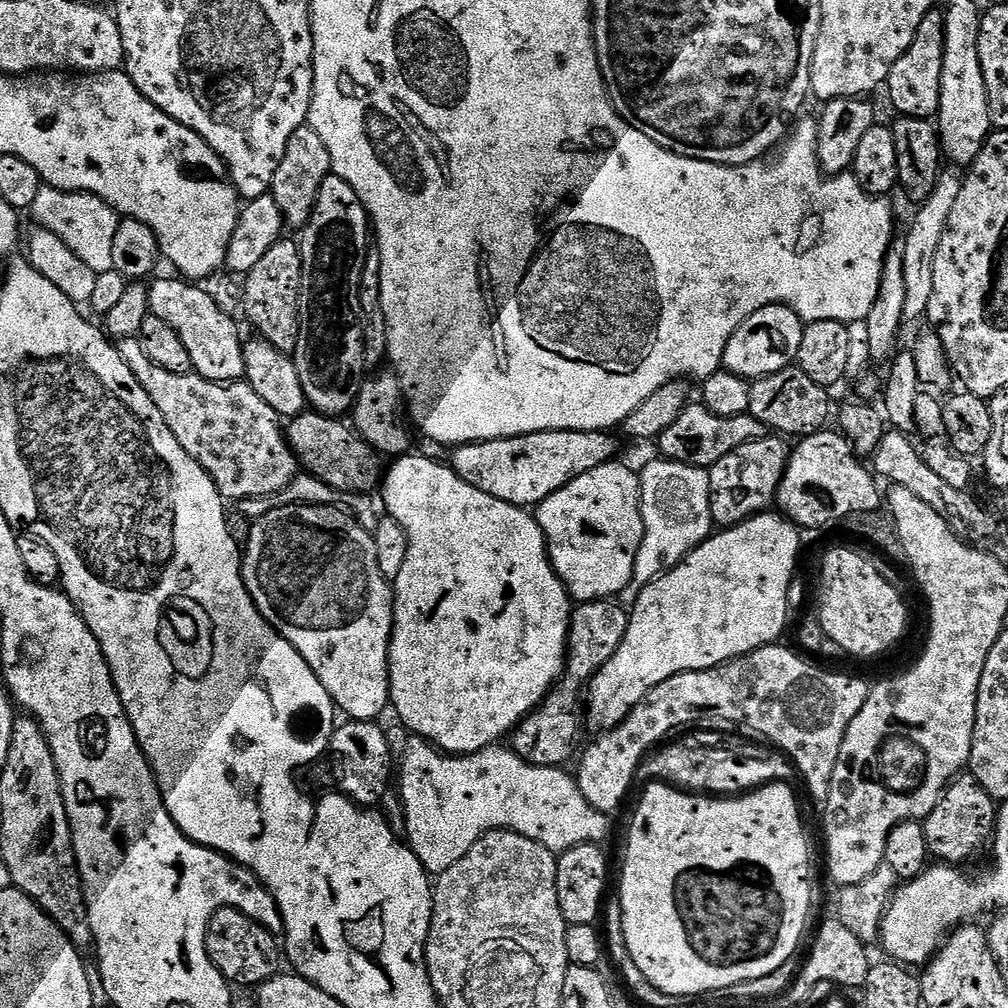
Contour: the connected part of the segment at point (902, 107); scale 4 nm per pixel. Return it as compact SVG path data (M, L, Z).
M934 10L922 18L922 26L918 26L918 34L914 34L914 42L910 42L910 50L894 62L888 75L886 91L888 100L901 116L913 116L923 120L932 120L940 111L942 98L942 62L944 61L944 13Z

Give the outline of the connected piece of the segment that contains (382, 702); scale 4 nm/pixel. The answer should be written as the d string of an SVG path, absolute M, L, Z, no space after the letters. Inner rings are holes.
M284 504L280 508L275 508L269 512L264 512L257 520L251 521L246 537L246 543L242 548L242 575L244 585L250 594L252 601L258 606L258 610L306 658L306 666L318 674L318 682L326 686L330 698L336 703L337 709L341 713L345 712L348 720L376 720L387 709L390 704L388 694L388 651L392 641L392 598L394 595L393 585L389 577L382 574L378 566L378 550L374 546L374 538L371 532L367 532L356 522L351 512L346 512L342 508L334 508L330 504Z

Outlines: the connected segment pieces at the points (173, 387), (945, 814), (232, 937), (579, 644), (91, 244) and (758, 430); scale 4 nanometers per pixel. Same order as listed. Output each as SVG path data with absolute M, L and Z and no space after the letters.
M134 336L119 341L118 347L126 366L130 366L134 378L138 378L142 390L150 394L150 402L158 406L158 414L166 418L170 434L174 434L182 450L186 450L186 454L190 454L190 458L194 458L194 462L198 462L210 474L225 501L253 500L256 496L280 492L297 476L298 461L288 444L282 417L252 389L251 384L219 384L195 374L170 374L170 370L162 370L162 366L154 366L154 362L150 362L150 354L142 350L142 342Z
M971 774L957 776L942 794L938 806L934 806L922 821L929 857L949 866L964 866L967 860L974 859L983 848L985 851L989 847L996 831L997 811L998 802L982 790L978 778Z
M225 906L217 910L210 918L206 930L206 950L218 966L220 973L228 979L229 985L252 984L259 986L271 980L273 976L281 971L282 944L279 939L272 937L268 928L263 928L252 916L232 908L236 906Z
M612 598L585 600L575 605L568 627L568 655L564 657L563 677L556 681L543 704L510 733L512 751L526 763L547 768L564 768L567 760L572 755L577 755L576 743L580 740L580 731L586 728L588 685L592 683L598 670L602 670L602 666L606 666L606 662L614 658L618 646L622 646L629 615L629 609Z
M41 187L38 198L34 198L34 206L30 216L36 219L39 227L58 234L86 266L96 273L110 272L114 266L114 234L118 234L118 226L122 219L120 213L102 198L91 196L89 192L63 192L57 188Z
M692 402L682 410L678 420L658 437L659 455L666 460L707 470L718 462L718 458L726 458L730 450L738 450L738 446L751 440L760 440L769 432L768 427L753 416L745 414L726 418L712 412L703 402Z

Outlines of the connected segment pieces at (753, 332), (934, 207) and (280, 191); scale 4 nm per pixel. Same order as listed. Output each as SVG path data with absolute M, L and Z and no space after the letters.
M771 304L758 314L750 314L738 330L730 338L724 351L723 367L735 376L743 376L751 382L761 380L763 376L774 374L783 368L791 368L796 364L798 346L802 346L802 334L806 327L794 309L787 308L784 304Z
M941 171L934 192L926 202L915 209L916 217L903 235L904 265L906 266L906 310L905 321L912 322L925 315L930 306L930 293L934 290L934 254L938 254L938 242L942 242L942 234L946 230L946 222L950 218L950 210L954 210L954 198L962 194L964 185L961 173Z
M310 127L294 130L294 138L286 146L286 158L278 165L274 174L272 191L270 195L274 202L278 202L278 210L284 215L285 225L289 229L303 230L314 215L314 205L318 198L318 190L322 190L322 182L332 175L332 163L330 162L330 150L318 134Z

